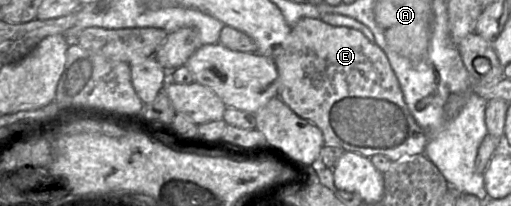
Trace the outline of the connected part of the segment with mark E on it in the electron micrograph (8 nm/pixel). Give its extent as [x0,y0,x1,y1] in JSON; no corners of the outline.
[274,18,428,162]

